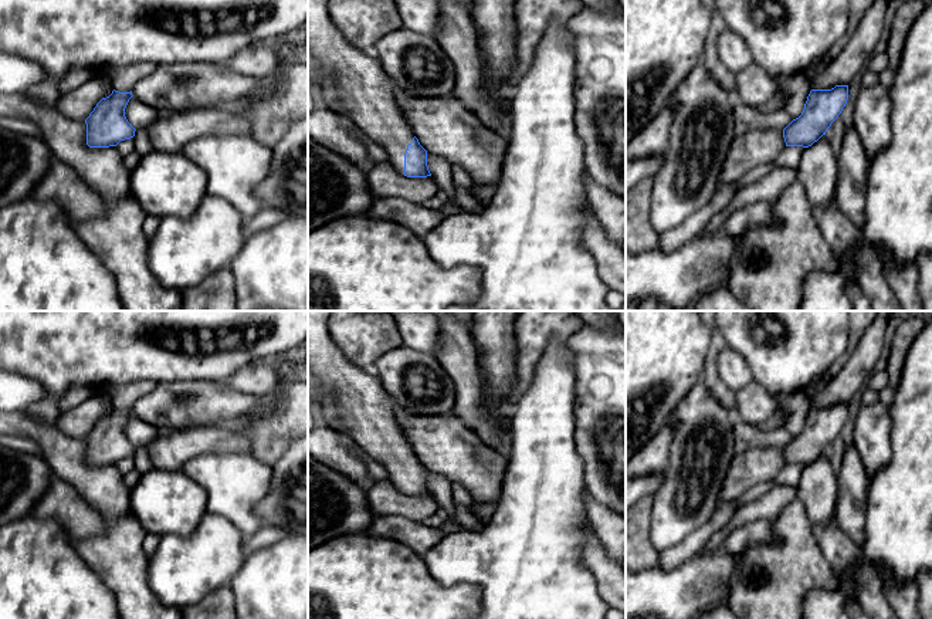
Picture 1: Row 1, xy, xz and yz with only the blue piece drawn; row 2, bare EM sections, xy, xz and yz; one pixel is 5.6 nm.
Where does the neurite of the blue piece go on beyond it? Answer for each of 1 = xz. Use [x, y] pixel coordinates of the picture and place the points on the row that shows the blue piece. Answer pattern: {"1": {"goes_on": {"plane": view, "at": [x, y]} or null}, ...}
{"1": {"goes_on": {"plane": "xz", "at": [353, 84]}}}

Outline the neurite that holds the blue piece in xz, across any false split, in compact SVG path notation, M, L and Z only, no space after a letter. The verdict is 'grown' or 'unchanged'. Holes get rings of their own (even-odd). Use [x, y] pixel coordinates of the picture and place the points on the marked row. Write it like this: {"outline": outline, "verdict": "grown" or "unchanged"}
{"outline": "M308 0L308 48L322 67L319 104L350 118L389 155L393 168L407 177L431 176L427 155L460 165L474 186L496 187L502 179L508 139L482 125L457 98L418 98L400 91L373 53L350 45L331 20L329 0Z", "verdict": "grown"}

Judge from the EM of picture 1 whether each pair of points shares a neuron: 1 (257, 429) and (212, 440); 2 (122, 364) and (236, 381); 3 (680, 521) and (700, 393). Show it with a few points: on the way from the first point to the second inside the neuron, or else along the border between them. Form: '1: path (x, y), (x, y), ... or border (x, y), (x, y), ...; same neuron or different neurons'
1: border (233, 425), (250, 443), (250, 452); different neurons
2: border (256, 361), (239, 368), (224, 381); different neurons
3: path (680, 490), (674, 472), (683, 436), (692, 425); same neuron

